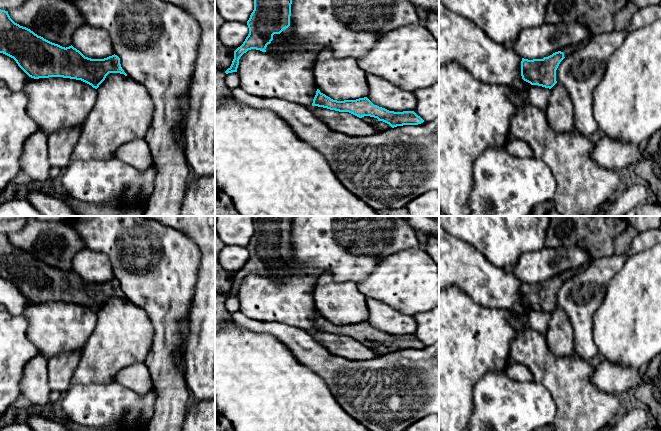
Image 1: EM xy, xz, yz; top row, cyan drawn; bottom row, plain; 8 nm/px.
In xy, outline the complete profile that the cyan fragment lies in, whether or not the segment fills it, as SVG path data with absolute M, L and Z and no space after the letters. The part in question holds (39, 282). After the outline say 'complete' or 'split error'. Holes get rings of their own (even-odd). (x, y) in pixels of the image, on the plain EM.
M0 233L0 277L13 282L18 290L31 302L63 301L81 304L97 313L109 297L127 300L120 288L120 282L112 279L104 283L85 281L72 269L62 271L38 260L30 253L15 247L8 235Z; complete

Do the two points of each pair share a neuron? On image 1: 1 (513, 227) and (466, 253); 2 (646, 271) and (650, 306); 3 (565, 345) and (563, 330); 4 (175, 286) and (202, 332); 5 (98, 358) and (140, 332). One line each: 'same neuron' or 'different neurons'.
1: different neurons
2: same neuron
3: same neuron
4: different neurons
5: same neuron

